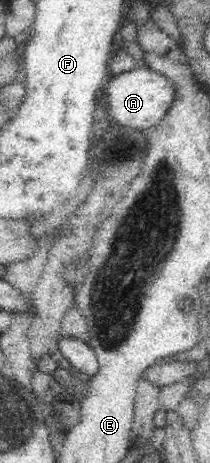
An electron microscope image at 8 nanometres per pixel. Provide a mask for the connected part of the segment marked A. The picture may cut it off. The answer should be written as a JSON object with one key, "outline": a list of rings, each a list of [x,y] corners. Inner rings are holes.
{"outline":[[[134,69],[118,76],[111,76],[106,83],[106,103],[112,123],[138,131],[150,131],[161,123],[173,100],[172,82],[148,69]]]}

